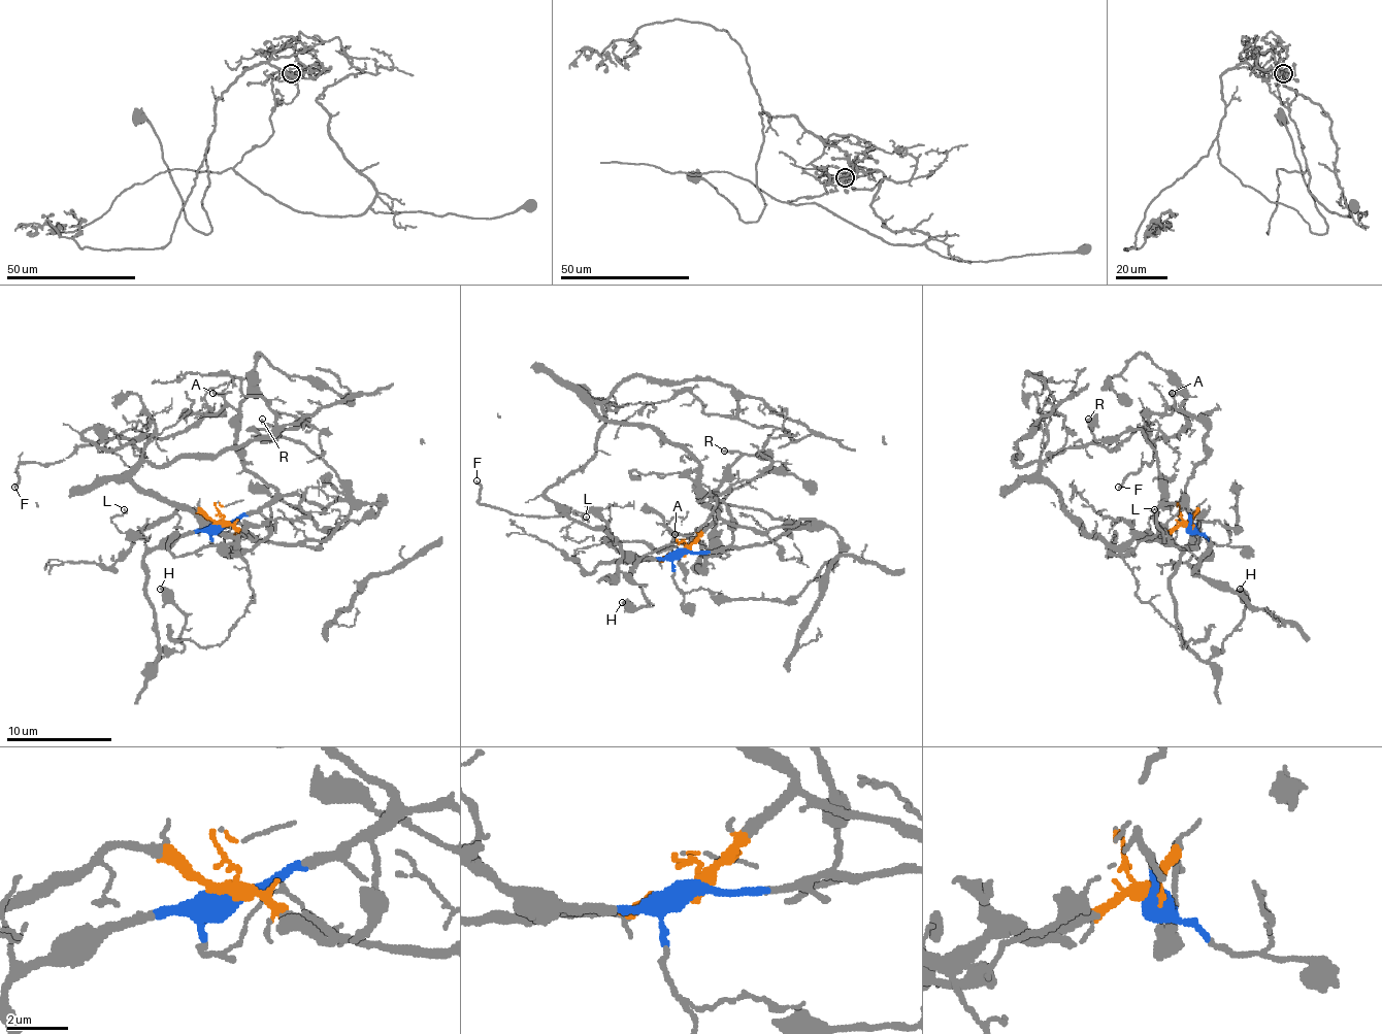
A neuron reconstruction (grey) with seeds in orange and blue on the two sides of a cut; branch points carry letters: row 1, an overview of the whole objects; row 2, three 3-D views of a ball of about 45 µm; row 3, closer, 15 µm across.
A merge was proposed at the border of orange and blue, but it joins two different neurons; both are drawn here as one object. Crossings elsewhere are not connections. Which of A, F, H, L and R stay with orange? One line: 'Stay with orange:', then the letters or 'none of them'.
Stay with orange: F

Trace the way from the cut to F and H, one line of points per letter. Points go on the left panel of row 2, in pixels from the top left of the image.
F: (220, 524), (254, 540), (145, 493), (143, 453), (98, 451), (93, 429), (13, 487)
H: (220, 524), (167, 535), (143, 559), (157, 659), (183, 648), (181, 635), (186, 622), (159, 588)

